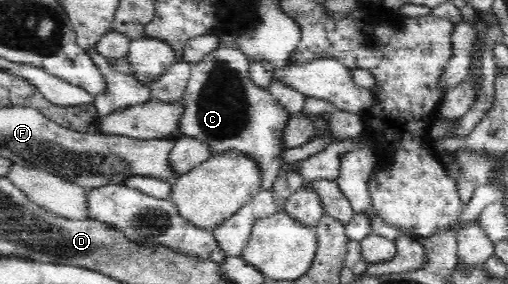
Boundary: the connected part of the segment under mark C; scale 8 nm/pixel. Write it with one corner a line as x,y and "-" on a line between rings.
223,33
219,37
217,49
207,53
191,69
182,99
185,112
181,116
179,130
184,136
199,139
209,145
212,156
223,152
243,152
247,157
251,157
261,171
261,189
271,190
285,163
282,156
286,147
282,143
282,138
289,124
290,114
279,105
267,88
260,88
251,80
249,58
237,46
239,34

